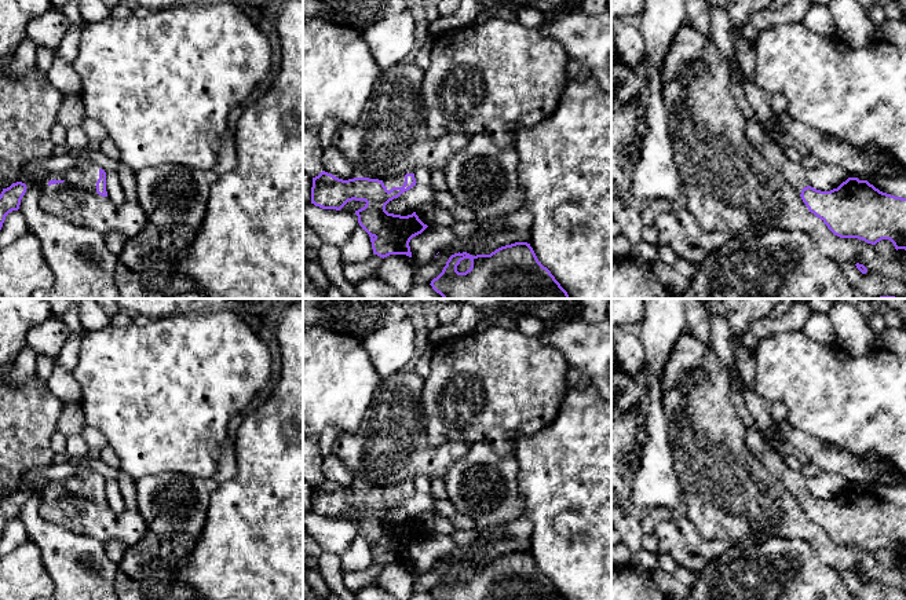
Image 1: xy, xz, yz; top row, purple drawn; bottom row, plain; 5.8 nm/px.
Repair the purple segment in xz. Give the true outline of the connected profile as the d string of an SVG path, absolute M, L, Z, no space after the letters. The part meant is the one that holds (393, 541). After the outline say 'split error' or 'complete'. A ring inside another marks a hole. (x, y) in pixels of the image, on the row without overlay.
M322 479L318 484L313 486L311 512L322 517L340 519L348 509L365 509L365 515L355 519L355 523L358 524L359 534L370 545L373 561L383 567L390 563L406 563L412 566L410 548L421 542L428 534L419 527L416 520L408 524L394 523L386 519L386 513L410 498L416 491L414 480L399 482L383 489L369 486L343 489Z; split error

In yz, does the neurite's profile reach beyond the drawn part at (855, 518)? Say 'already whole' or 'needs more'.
needs more

